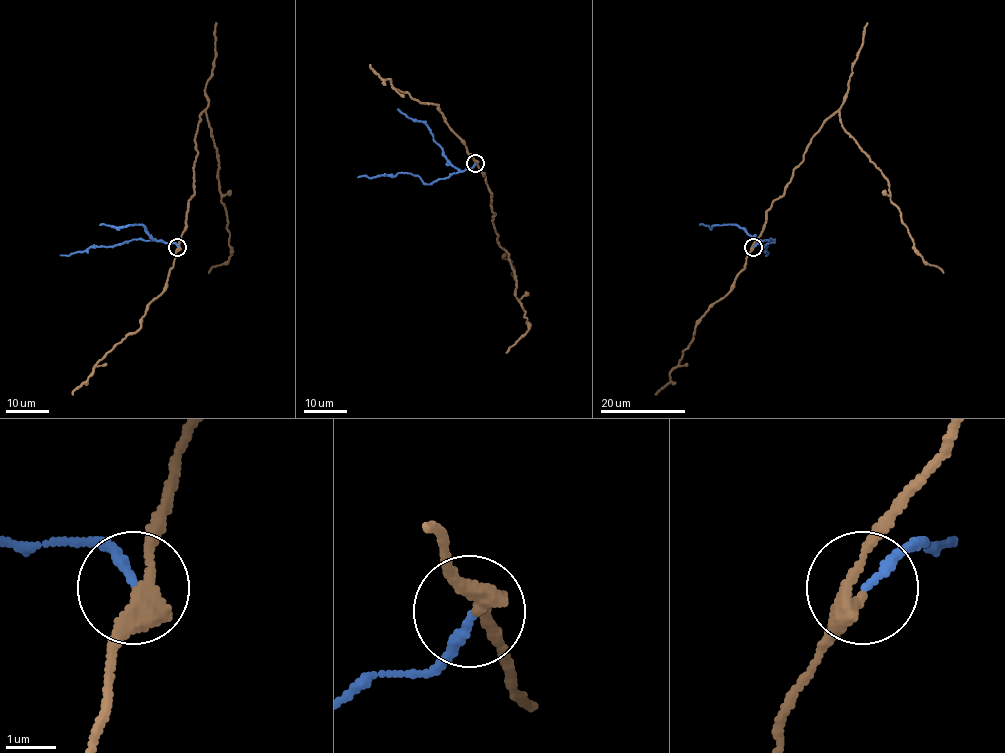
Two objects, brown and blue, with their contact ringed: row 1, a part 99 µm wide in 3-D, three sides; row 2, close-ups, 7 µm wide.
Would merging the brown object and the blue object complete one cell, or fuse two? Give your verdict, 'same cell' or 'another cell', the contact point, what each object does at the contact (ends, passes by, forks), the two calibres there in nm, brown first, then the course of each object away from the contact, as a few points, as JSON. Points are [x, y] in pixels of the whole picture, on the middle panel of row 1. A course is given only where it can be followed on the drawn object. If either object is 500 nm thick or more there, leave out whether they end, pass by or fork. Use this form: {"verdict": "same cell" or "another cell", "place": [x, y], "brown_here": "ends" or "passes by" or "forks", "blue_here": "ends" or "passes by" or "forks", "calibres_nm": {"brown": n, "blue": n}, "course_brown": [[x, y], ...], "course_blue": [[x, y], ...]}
{"verdict": "another cell", "place": [475, 163], "brown_here": "passes by", "blue_here": "ends", "calibres_nm": {"brown": 360, "blue": 180}, "course_brown": [[475, 162], [491, 193], [497, 240], [508, 253], [516, 281], [516, 297], [529, 325], [529, 329], [506, 352]], "course_blue": [[475, 162], [471, 168], [429, 184], [410, 173], [358, 177]]}

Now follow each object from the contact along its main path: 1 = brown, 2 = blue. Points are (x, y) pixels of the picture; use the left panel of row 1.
1: (178, 247), (194, 193), (195, 135), (204, 112), (216, 149), (231, 251), (227, 261), (209, 273)
2: (178, 246), (159, 240), (136, 239), (60, 255)

